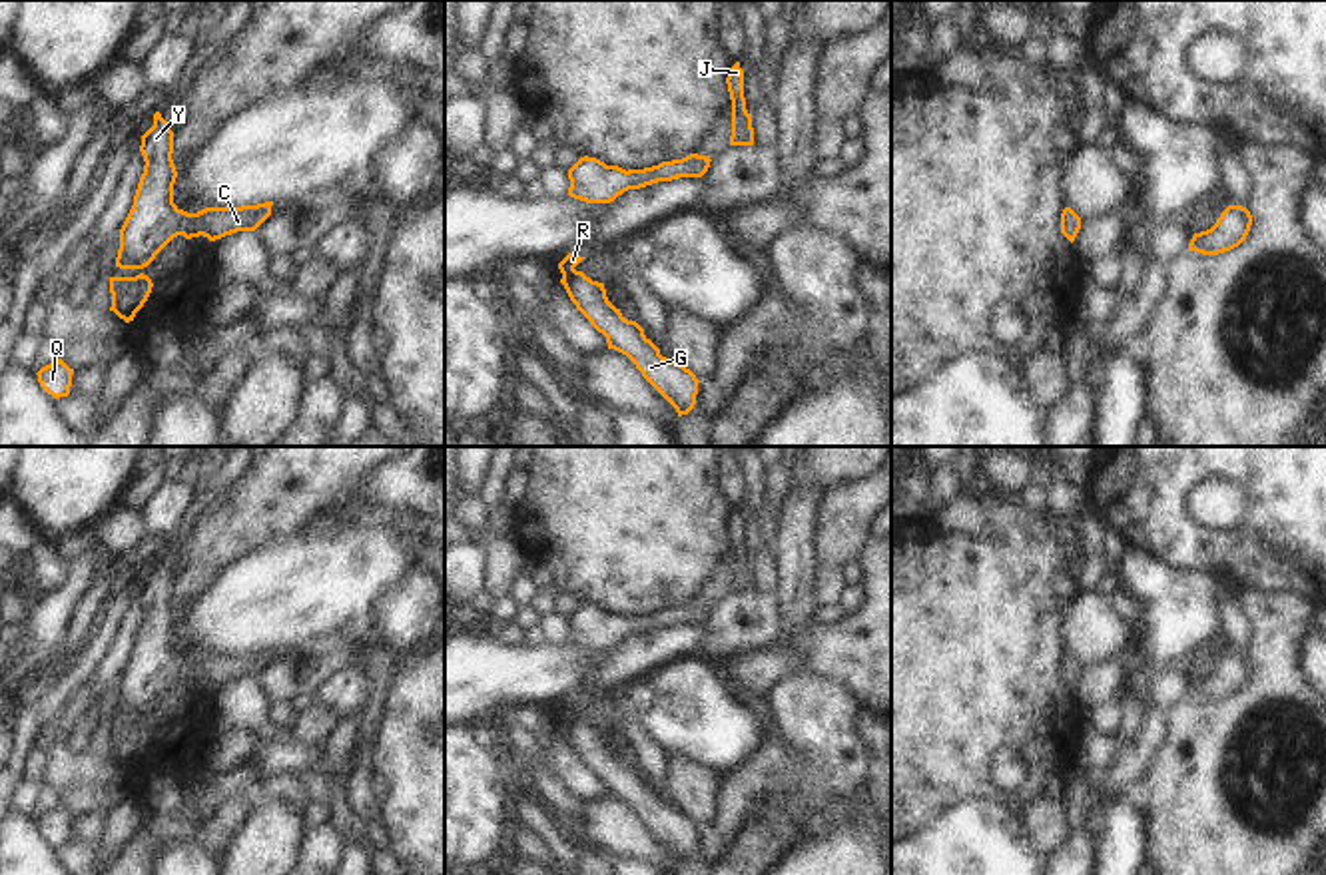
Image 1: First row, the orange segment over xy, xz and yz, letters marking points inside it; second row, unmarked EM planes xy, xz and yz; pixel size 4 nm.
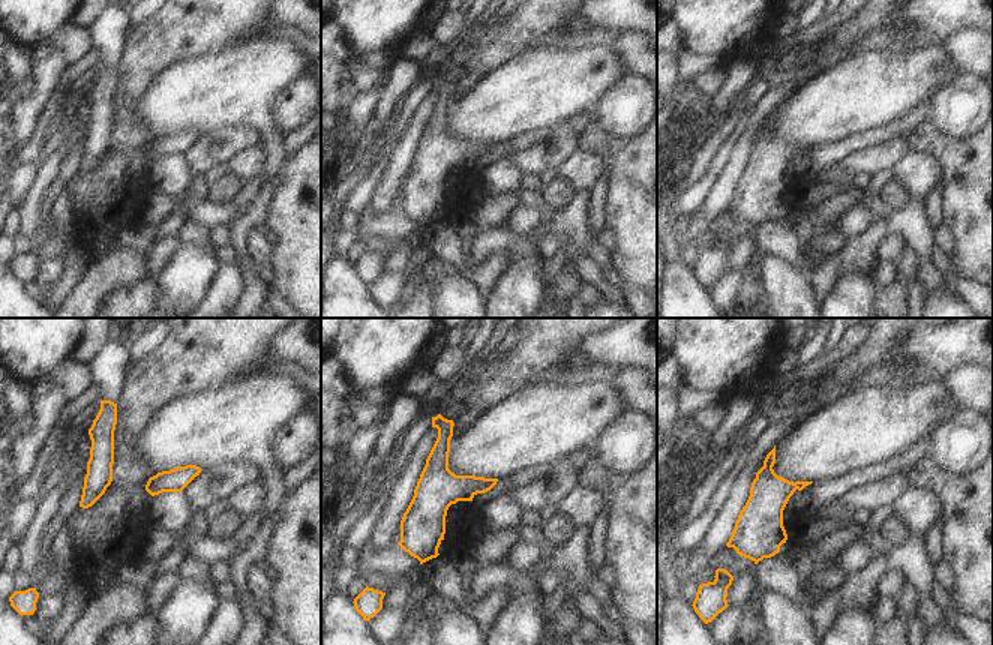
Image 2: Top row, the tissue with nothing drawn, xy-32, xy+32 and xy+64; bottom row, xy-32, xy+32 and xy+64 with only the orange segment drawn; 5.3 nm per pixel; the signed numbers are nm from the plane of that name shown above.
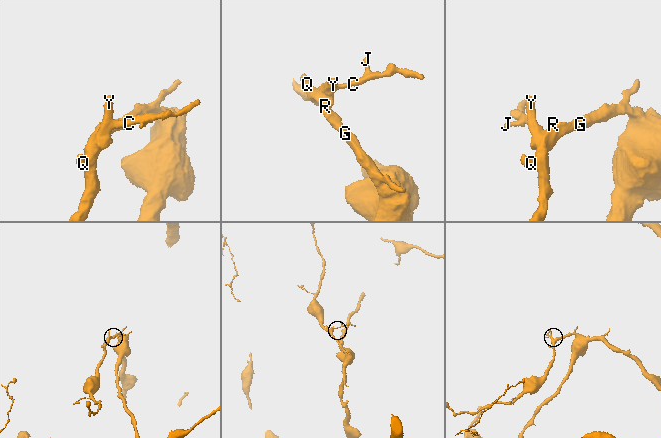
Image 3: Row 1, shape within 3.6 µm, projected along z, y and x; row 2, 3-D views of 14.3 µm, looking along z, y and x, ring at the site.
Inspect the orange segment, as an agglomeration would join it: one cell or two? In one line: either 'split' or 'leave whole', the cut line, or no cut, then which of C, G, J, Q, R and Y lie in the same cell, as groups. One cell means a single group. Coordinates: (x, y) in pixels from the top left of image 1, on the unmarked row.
leave whole; cut none; groups C G J Q R Y

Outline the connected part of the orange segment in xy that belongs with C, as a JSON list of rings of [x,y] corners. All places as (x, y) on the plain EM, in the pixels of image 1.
[[[160,558],[154,572],[142,582],[144,620],[140,624],[134,652],[120,676],[116,714],[144,716],[177,682],[185,686],[221,686],[237,678],[255,678],[269,662],[273,648],[241,654],[205,654],[187,660],[173,650],[177,624],[171,600],[173,578]]]

